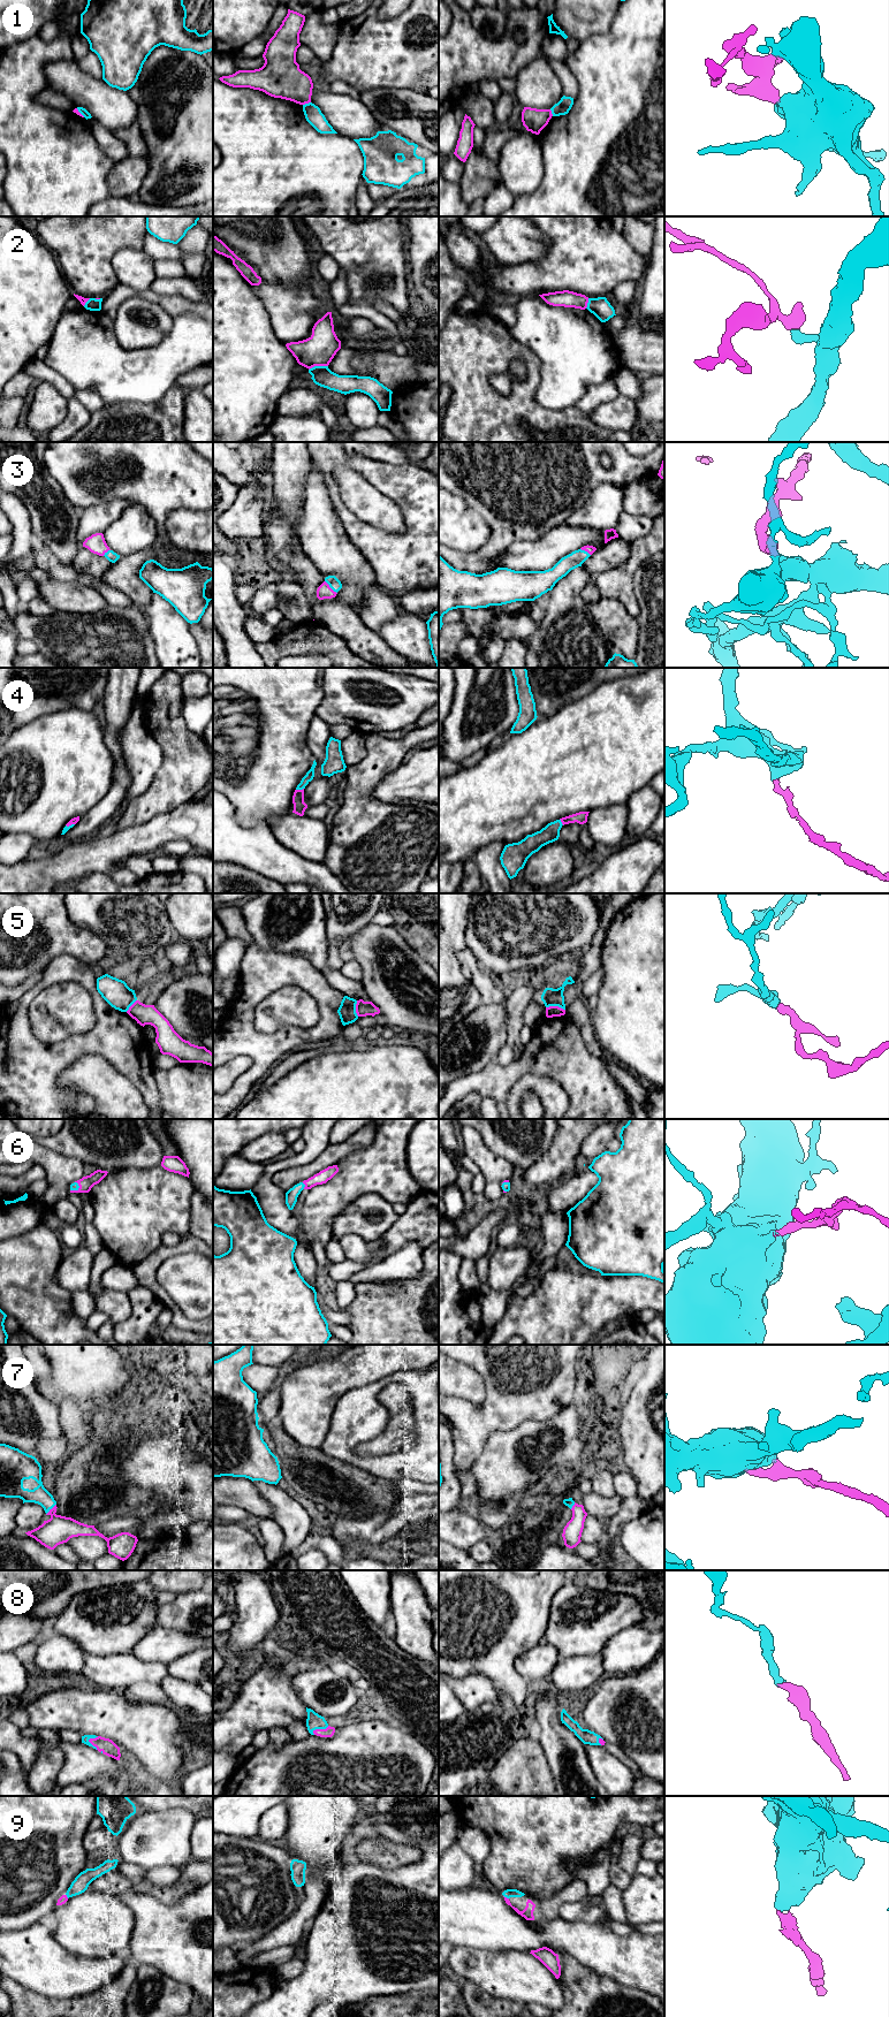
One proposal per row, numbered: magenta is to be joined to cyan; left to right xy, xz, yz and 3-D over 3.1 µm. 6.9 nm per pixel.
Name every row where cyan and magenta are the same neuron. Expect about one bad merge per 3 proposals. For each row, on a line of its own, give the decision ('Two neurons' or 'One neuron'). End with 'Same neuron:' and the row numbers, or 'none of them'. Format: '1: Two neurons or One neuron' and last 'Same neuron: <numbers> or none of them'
1: Two neurons
2: Two neurons
3: One neuron
4: One neuron
5: Two neurons
6: One neuron
7: One neuron
8: One neuron
9: One neuron
Same neuron: 3, 4, 6, 7, 8, 9

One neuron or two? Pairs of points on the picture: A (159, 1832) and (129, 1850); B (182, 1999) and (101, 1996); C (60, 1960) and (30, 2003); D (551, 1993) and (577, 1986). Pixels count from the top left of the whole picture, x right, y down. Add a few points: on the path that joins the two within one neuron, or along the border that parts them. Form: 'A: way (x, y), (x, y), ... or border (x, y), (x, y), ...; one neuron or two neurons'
A: way (152, 1839), (141, 1847), (136, 1847); one neuron
B: border (136, 1972), (136, 1978), (123, 2004); two neurons
C: border (13, 1980), (47, 1996), (63, 1999); two neurons
D: border (556, 1979), (561, 1987), (563, 2004); two neurons

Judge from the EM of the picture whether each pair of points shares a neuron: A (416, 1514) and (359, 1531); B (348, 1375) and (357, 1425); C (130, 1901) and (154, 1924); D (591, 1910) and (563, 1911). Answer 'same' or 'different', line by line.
A: same
B: different
C: same
D: same

